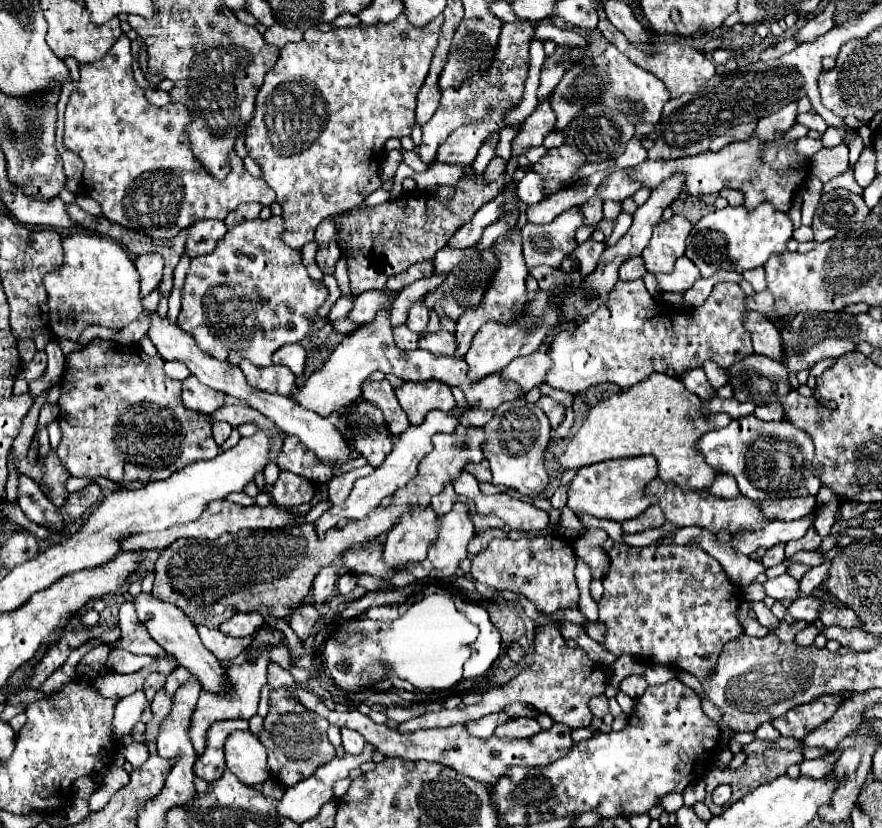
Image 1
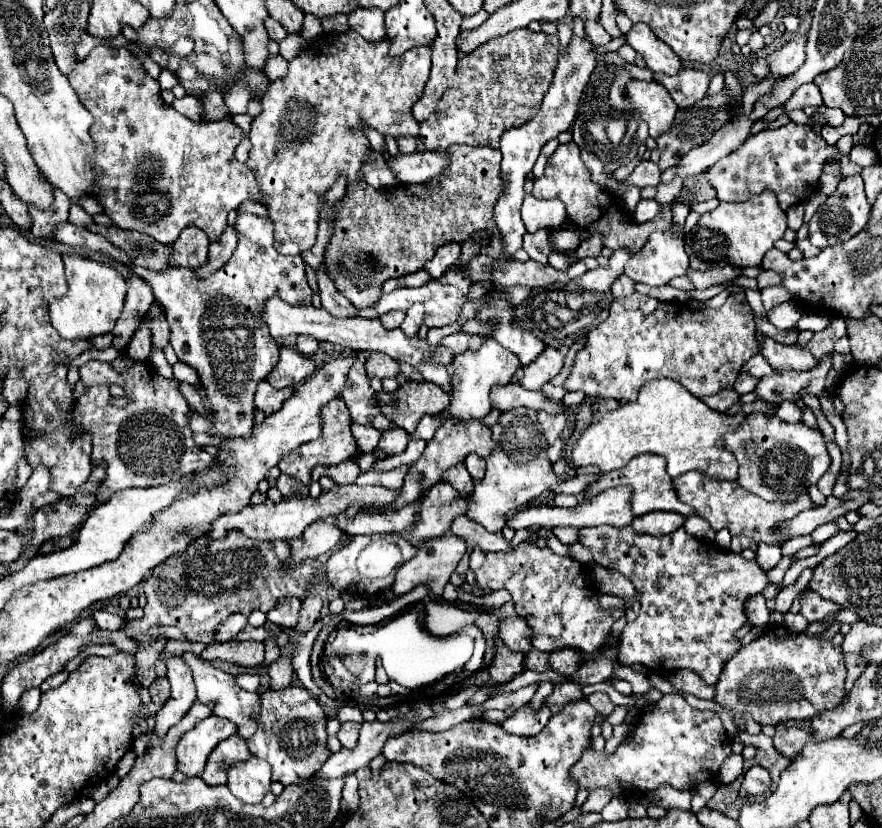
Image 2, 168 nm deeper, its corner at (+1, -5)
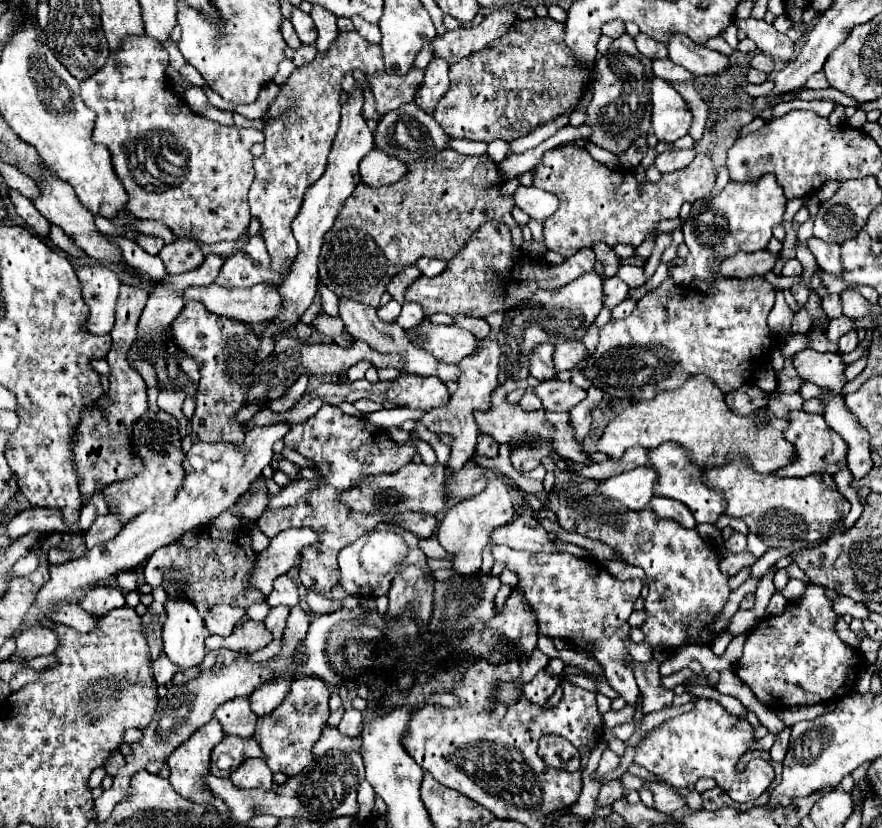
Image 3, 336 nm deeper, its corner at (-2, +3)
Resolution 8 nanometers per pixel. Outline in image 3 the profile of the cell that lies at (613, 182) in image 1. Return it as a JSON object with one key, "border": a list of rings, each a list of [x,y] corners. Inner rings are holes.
{"border":[[[674,148],[674,152],[666,150],[666,152],[658,154],[654,166],[656,166],[662,174],[668,174],[668,172],[676,172],[676,170],[680,170],[680,168],[686,168],[686,166],[694,160],[694,156],[696,156],[694,148],[690,148],[690,150],[678,150],[678,148]]]}

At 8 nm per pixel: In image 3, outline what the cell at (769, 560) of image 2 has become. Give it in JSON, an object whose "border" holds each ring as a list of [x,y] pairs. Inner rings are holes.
{"border":[[[748,532],[748,550],[750,550],[756,558],[760,558],[760,556],[764,556],[764,552],[766,552],[768,548],[766,548],[766,544],[762,544],[762,540],[758,540],[758,536],[754,536],[752,532]]]}

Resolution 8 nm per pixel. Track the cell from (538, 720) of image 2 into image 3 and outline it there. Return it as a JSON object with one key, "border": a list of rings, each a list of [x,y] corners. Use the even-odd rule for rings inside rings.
{"border":[[[542,670],[530,682],[526,682],[522,686],[522,690],[532,704],[544,706],[544,702],[554,694],[558,684],[560,684],[560,676],[552,676],[552,674],[548,674],[548,670]]]}

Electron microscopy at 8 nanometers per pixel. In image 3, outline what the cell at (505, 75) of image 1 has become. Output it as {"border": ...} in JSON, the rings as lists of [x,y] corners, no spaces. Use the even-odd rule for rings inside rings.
{"border":[[[548,16],[516,20],[506,36],[450,68],[450,90],[438,102],[434,118],[450,138],[482,142],[510,142],[526,136],[538,124],[554,120],[598,76],[596,72],[590,72],[590,80],[582,76],[582,68],[574,64],[574,52],[566,48],[564,36],[564,24]]]}

